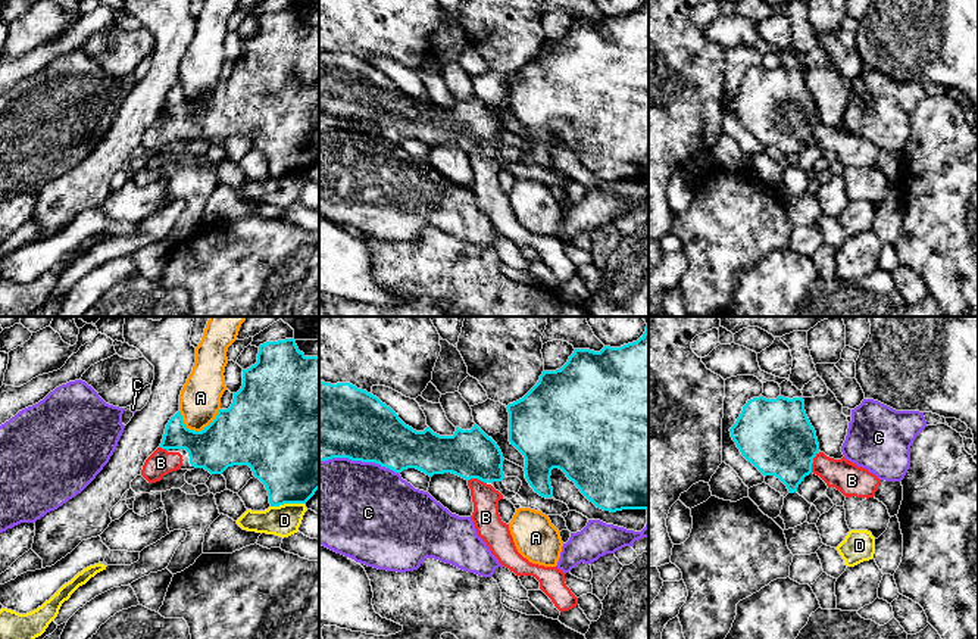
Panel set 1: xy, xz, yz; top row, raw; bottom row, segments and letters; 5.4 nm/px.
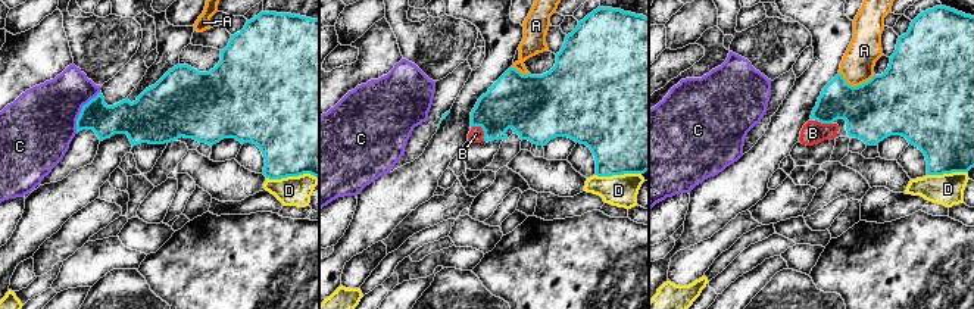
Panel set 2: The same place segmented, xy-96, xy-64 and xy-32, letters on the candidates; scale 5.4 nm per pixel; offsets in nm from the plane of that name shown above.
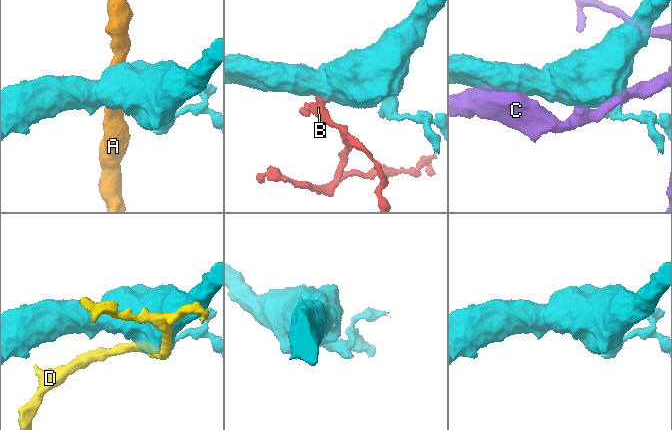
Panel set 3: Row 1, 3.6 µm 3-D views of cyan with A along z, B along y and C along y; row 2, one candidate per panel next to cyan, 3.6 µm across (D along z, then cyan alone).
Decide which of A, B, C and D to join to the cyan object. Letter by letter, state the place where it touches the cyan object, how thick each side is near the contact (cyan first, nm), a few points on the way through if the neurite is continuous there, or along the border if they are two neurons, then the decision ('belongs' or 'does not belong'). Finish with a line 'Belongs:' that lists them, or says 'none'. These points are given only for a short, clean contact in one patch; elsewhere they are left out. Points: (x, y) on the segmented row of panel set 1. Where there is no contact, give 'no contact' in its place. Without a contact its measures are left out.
A: xy (197, 432) | 340/220 nm | along xy (219, 408), (218, 414), (200, 430), (190, 430), (178, 411) | does not belong
B: yz (812, 463) | 400/170 nm | across yz (775, 436), (794, 455), (812, 463), (821, 464), (852, 480) | belongs
C: xz (359, 460) | 400/480 nm | does not belong
D: xy (287, 502) | 440/170 nm | does not belong
Belongs: B

